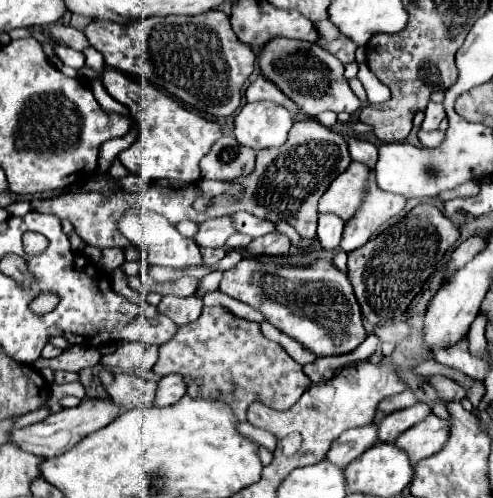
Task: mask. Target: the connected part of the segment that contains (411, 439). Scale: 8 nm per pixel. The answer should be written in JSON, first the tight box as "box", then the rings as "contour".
{"box":[397,413,451,463],"contour":[[[431,413],[425,421],[421,421],[421,425],[413,425],[413,429],[401,433],[401,437],[397,437],[397,445],[401,445],[417,463],[425,459],[427,453],[439,453],[449,441],[449,435],[451,421],[443,421]]]}

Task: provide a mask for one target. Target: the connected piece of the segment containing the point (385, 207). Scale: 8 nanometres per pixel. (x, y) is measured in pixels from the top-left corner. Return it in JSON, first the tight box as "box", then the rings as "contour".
{"box":[339,177,405,253],"contour":[[[373,177],[369,183],[371,185],[359,213],[345,223],[343,237],[339,243],[339,249],[345,253],[363,247],[381,223],[385,223],[405,207],[405,197],[381,191]]]}

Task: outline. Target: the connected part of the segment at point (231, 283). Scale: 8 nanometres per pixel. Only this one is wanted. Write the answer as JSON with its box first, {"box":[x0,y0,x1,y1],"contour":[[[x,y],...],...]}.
{"box":[219,257,367,357],"contour":[[[245,257],[241,263],[237,263],[233,269],[223,273],[219,291],[251,305],[259,313],[263,313],[265,321],[269,321],[273,327],[283,331],[285,335],[293,337],[301,345],[305,345],[315,357],[329,357],[329,355],[345,355],[357,349],[357,345],[367,337],[361,311],[351,287],[351,281],[347,273],[339,271],[331,261],[327,259],[315,259],[309,265],[289,265],[289,263],[275,263],[275,261],[263,261],[257,257]]]}

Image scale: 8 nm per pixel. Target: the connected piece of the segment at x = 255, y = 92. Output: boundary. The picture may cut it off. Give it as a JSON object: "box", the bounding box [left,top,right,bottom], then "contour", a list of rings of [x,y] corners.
{"box":[247,75,297,113],"contour":[[[261,75],[255,79],[255,83],[249,85],[247,101],[249,103],[253,103],[253,101],[275,101],[279,105],[287,105],[287,109],[293,113],[297,111],[297,105],[293,105],[293,101],[289,101],[289,97],[283,97],[283,93],[275,85],[269,85],[269,81],[265,81]]]}

